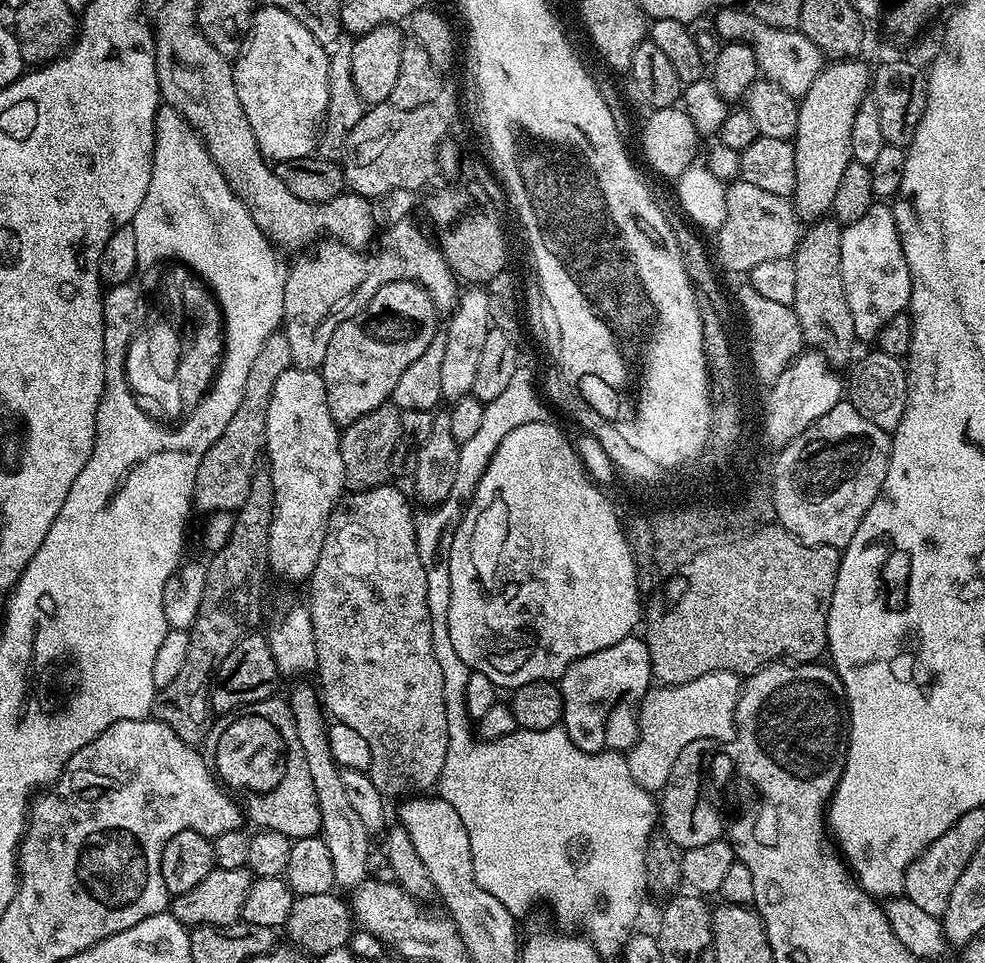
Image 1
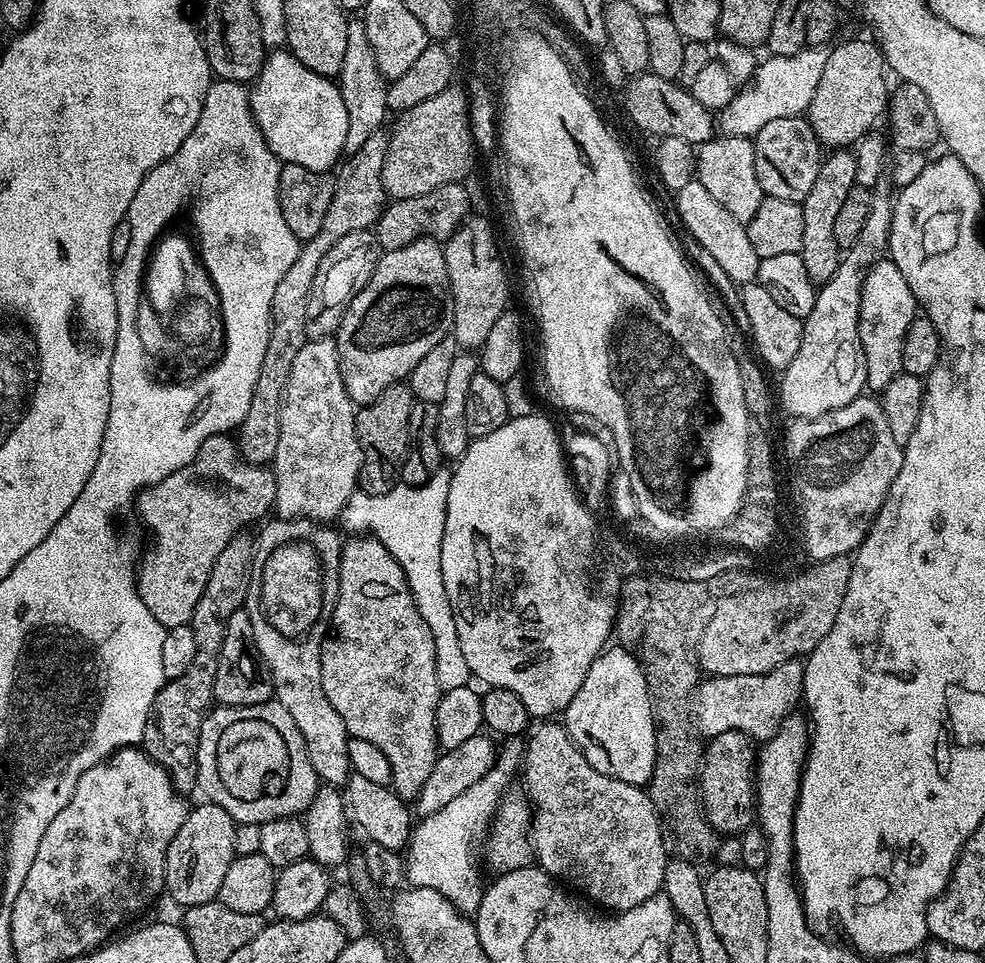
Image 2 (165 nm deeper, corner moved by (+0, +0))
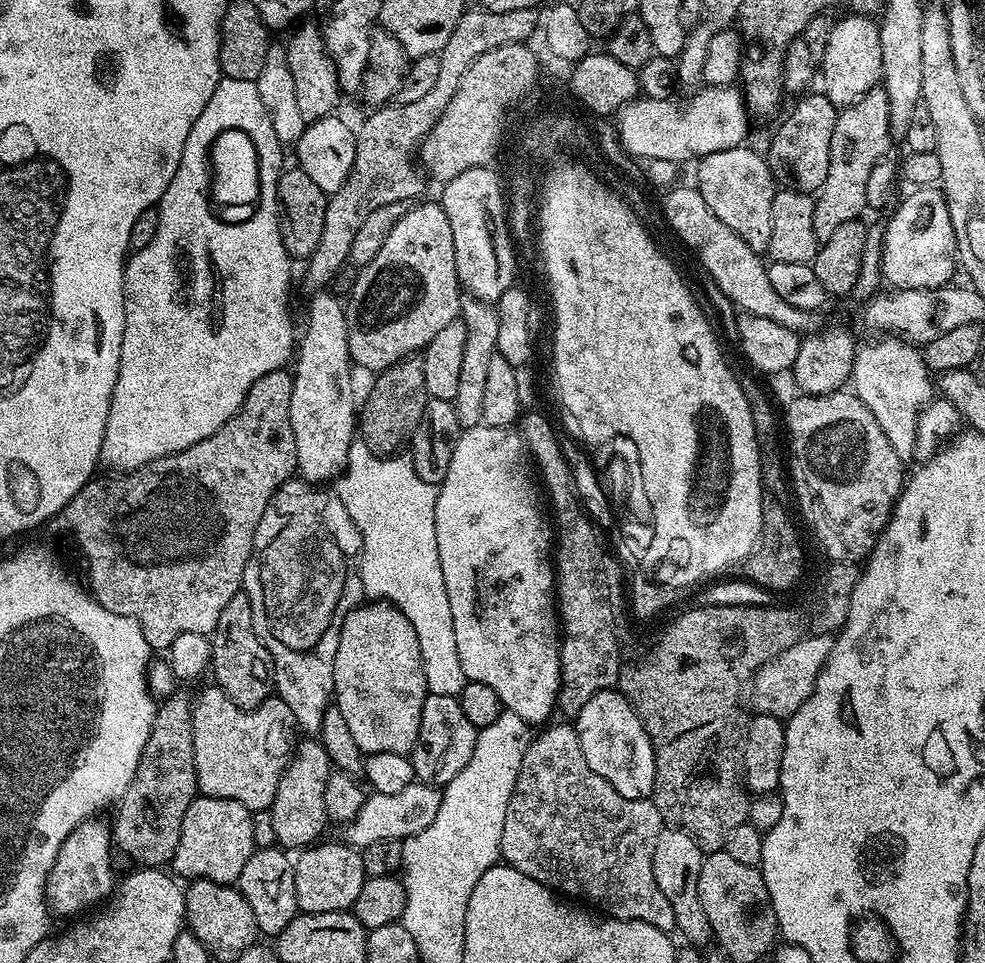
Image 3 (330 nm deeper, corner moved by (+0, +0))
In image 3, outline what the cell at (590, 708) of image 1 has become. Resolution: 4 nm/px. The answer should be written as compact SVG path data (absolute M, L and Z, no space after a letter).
M609 690L594 694L586 706L574 718L574 727L582 754L586 754L586 762L594 774L602 774L622 798L647 800L652 795L654 786L654 750L652 739L646 734L638 714L631 702L619 690Z

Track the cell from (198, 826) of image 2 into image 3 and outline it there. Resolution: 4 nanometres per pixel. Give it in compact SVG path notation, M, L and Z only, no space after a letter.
M197 795L186 810L186 818L182 818L178 846L170 861L171 871L177 877L185 876L185 881L188 882L209 880L235 885L242 874L242 866L246 866L257 849L252 813L246 806L242 806L242 802Z

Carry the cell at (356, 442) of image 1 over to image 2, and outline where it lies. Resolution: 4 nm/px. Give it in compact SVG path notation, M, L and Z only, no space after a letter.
M407 383L390 386L374 402L363 405L356 414L356 437L360 443L360 478L358 488L372 496L386 494L400 480L402 462L406 462L410 437L410 414L414 397Z

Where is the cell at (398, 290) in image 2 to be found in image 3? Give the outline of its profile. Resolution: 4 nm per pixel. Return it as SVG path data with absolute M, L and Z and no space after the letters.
M438 203L409 207L402 218L394 224L394 230L386 234L382 250L374 254L369 264L363 265L352 284L352 293L346 296L348 318L348 349L352 364L365 368L371 374L379 374L394 366L402 358L419 353L441 330L460 314L462 289L454 262L454 234L450 231L450 218Z

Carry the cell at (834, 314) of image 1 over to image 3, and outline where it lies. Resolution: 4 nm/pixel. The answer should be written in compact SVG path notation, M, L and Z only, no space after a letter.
M883 86L872 88L858 102L848 108L837 111L834 122L834 135L830 138L830 171L826 182L822 182L820 191L814 199L814 234L817 241L824 241L842 226L842 222L861 219L868 208L866 202L866 182L870 179L870 170L889 155L894 147L890 130L890 102L886 98Z

